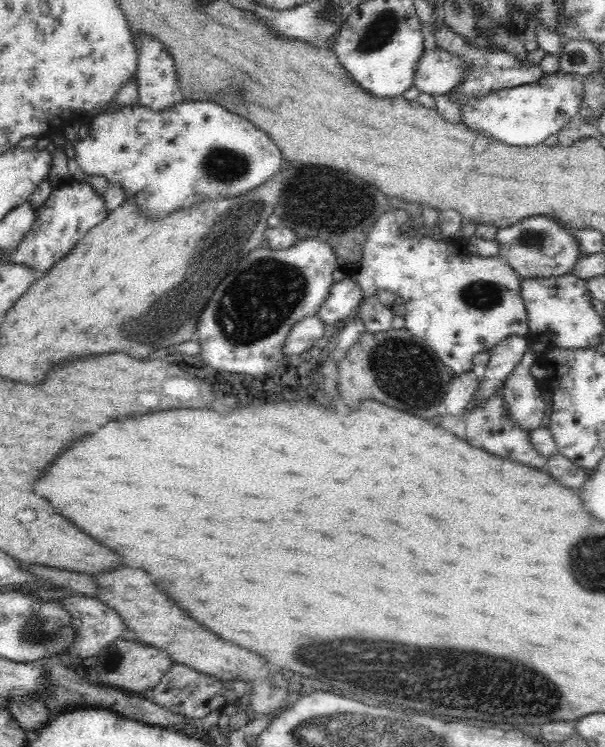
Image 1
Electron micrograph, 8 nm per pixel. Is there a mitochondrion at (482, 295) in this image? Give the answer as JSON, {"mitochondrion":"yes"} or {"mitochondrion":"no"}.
{"mitochondrion":"yes"}

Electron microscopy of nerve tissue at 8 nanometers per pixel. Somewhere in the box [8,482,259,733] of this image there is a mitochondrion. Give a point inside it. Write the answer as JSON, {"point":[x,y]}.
{"point":[43,629]}

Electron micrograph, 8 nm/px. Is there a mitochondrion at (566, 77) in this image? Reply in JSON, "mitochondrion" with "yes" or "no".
{"mitochondrion":"no"}

